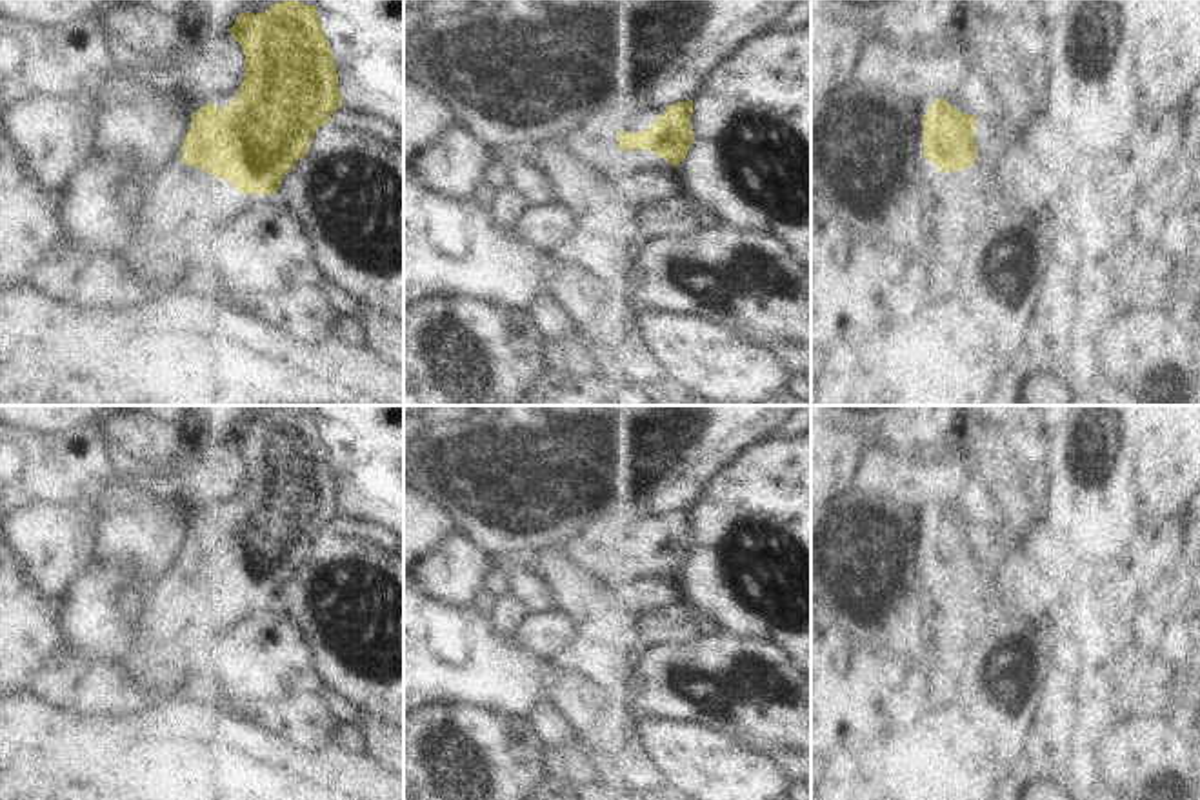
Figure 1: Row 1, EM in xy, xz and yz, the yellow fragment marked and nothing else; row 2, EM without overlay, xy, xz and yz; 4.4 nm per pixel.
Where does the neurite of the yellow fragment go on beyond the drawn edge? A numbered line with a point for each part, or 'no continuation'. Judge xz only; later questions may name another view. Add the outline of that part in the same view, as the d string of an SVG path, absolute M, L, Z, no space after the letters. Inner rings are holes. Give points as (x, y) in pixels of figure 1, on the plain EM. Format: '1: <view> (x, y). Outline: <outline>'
1: xz (591, 548). Outline: M585 525L576 533L573 544L573 560L576 564L609 569L622 558L618 553L618 540L615 536L589 529Z

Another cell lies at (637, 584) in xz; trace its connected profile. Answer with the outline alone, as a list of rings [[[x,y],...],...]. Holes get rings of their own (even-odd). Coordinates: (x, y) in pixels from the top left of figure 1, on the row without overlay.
[[[649,556],[620,558],[607,571],[605,598],[627,618],[685,598],[675,573]]]

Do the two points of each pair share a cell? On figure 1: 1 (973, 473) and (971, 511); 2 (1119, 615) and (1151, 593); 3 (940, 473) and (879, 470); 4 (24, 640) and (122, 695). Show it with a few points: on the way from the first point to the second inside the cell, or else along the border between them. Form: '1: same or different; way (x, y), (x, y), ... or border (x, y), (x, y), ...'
1: different; border (977, 500), (955, 500), (944, 506)
2: same; way (1126, 608), (1144, 593)
3: same; way (926, 479), (893, 473)
4: same; way (48, 664), (75, 686), (99, 688)

